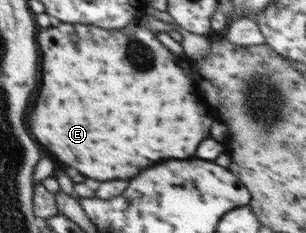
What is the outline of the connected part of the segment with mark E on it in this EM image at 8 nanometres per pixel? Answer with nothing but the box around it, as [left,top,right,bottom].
[29,18,211,181]

